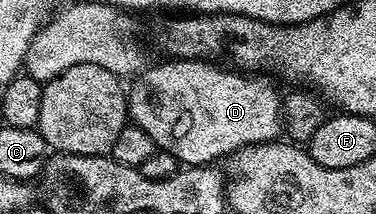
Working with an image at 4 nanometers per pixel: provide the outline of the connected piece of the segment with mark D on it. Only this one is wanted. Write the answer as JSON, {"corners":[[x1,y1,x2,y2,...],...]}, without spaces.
{"corners":[[199,58,163,61,157,66,149,65,141,70,131,83,133,86,127,87,128,116,131,125,142,128,142,132,146,132,150,140,154,140,157,150,164,150,170,156,174,156,177,163,185,167,216,164,219,158,227,159,244,146,253,146,259,142,275,142,281,137,282,94,281,91,276,91,277,83,271,77,241,72,235,68,225,68,223,65,216,66,220,64]]}

